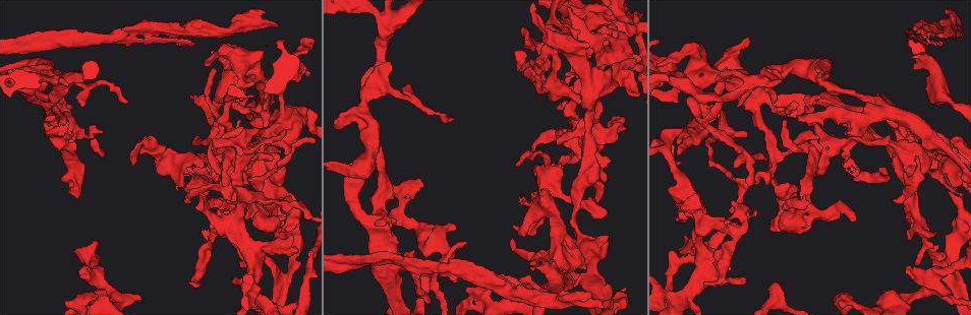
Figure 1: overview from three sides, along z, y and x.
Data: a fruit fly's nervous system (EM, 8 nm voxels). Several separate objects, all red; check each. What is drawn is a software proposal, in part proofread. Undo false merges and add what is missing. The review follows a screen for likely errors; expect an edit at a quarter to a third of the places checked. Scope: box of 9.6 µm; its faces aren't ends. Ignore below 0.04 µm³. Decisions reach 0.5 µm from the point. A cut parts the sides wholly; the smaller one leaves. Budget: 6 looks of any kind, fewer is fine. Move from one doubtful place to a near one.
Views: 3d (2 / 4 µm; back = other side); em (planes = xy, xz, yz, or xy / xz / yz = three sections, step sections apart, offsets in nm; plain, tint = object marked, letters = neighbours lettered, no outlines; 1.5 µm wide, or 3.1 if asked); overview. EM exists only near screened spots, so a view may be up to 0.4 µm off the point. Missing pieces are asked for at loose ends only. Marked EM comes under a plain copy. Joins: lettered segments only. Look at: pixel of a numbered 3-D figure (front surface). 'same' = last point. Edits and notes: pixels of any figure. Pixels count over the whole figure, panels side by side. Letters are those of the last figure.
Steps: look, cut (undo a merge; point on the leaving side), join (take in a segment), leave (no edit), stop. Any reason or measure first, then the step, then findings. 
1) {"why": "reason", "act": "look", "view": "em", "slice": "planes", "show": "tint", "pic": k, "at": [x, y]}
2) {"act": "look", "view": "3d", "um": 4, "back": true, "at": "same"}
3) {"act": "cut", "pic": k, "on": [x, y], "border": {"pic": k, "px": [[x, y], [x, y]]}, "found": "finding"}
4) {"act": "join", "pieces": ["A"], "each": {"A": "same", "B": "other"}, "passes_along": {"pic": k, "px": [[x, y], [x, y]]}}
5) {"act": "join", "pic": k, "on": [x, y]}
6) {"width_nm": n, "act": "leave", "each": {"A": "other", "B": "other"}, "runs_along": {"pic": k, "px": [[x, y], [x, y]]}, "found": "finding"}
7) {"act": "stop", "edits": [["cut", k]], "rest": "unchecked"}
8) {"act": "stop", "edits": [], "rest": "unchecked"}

{"why": "free end", "act": "look", "view": "3d", "um": 4, "pic": 1, "at": [93, 125]}

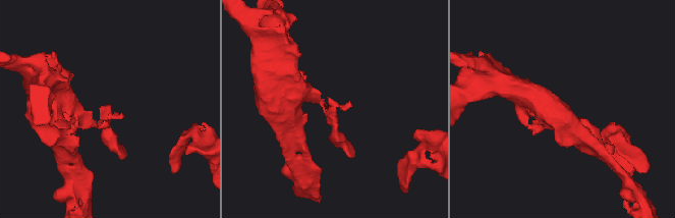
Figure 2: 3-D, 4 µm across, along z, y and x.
{"why": "now the EM", "act": "look", "view": "em", "slice": "xy", "step": 4, "show": "letters", "pic": 2, "at": [111, 108]}

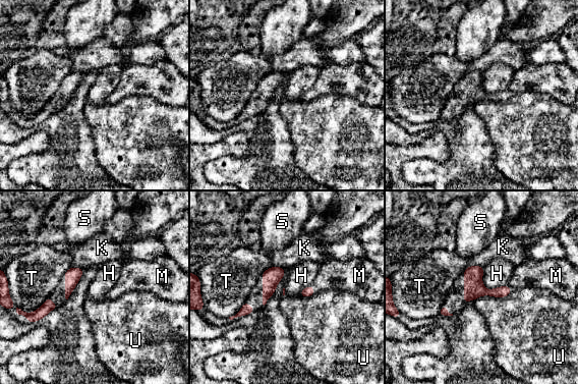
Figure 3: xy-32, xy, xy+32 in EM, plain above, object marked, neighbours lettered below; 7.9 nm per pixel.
{"act": "join", "pieces": ["M"], "each": {"H": "other", "K": "other", "M": "same", "S": "other", "T": "other", "U": "other"}, "passes_along": {"pic": 3, "px": [[308, 291], [313, 290], [333, 274]]}, "found": "the neuron continues"}

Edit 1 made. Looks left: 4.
{"why": "thin end", "act": "look", "view": "3d", "um": 4, "pic": 1, "at": [816, 96]}

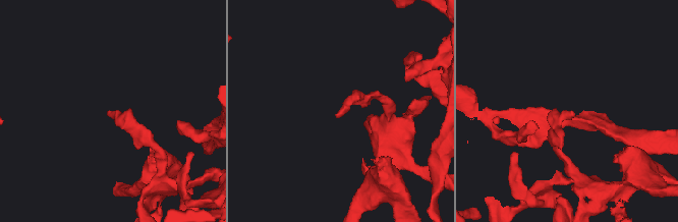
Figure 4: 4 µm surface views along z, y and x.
{"act": "look", "view": "em", "slice": "xy", "step": 8, "show": "letters", "pic": 4, "at": [337, 112]}

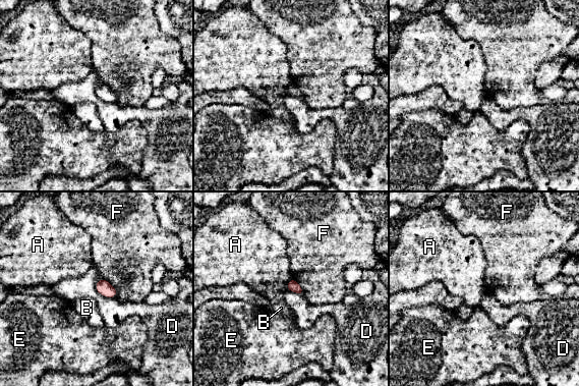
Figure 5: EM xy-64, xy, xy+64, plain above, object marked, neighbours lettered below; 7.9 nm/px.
{"longest_contact_nm": ["D", 200], "act": "leave", "each": {"A": "other", "B": "other", "D": "other", "E": "other", "F": "other"}, "border": {"pic": 5, "px": [[100, 278], [96, 289], [114, 297]]}, "found": "none of them fits"}

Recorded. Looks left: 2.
{"act": "look", "view": "overview"}

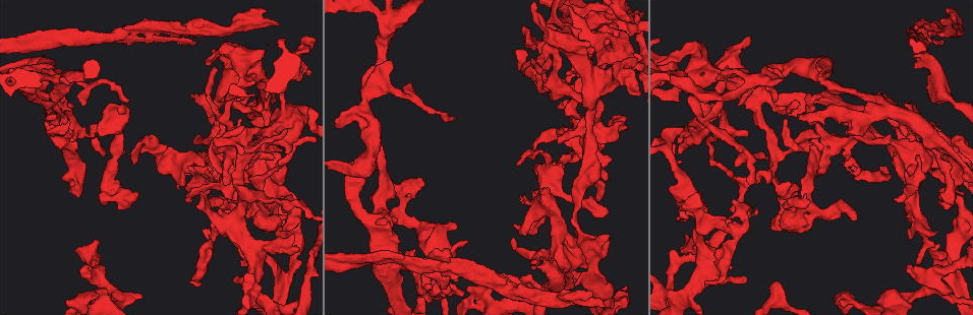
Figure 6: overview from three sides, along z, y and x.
{"why": "branch stops here", "act": "look", "view": "em", "slice": "planes", "show": "letters", "pic": 6, "at": [889, 136]}

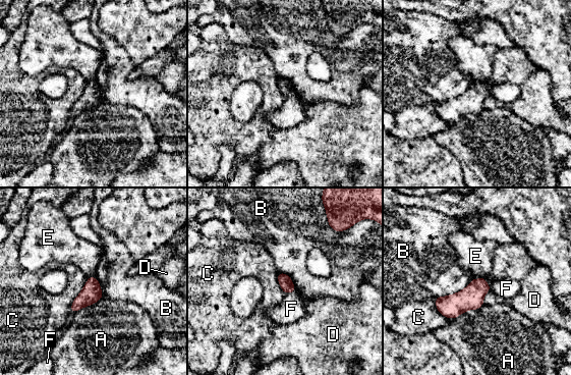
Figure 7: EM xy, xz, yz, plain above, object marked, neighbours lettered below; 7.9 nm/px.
{"act": "leave", "each": {"A": "other", "B": "other", "C": "other", "D": "other", "E": "other", "F": "other"}, "border": {"pic": 7, "px": [[89, 277], [74, 299], [70, 312]]}, "found": "no lettered segment goes on from it"}

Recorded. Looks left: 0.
{"act": "stop", "edits": [["join", 3]], "rest": "unchecked"}

